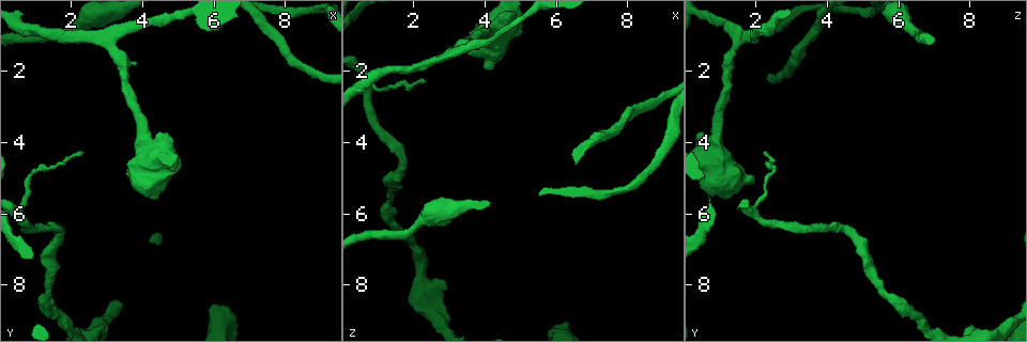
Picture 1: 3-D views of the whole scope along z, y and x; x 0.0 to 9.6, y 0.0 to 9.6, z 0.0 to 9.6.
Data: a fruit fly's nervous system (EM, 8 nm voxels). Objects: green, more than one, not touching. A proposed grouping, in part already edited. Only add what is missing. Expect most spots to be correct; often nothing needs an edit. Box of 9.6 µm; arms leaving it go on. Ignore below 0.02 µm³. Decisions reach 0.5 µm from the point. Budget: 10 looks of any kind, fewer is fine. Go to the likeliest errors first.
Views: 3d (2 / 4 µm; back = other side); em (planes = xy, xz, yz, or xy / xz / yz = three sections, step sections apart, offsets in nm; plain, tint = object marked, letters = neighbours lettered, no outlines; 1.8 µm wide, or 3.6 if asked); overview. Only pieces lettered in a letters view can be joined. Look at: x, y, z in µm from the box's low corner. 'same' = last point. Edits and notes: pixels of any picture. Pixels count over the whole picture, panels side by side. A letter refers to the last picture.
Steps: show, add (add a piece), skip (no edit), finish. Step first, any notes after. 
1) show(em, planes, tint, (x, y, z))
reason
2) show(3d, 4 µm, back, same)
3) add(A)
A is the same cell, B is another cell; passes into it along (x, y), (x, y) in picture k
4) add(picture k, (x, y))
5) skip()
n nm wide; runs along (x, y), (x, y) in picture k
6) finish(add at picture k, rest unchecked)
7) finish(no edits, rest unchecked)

show(3d, 2 µm, (2.35, 4.25, 2.35))
tapers out

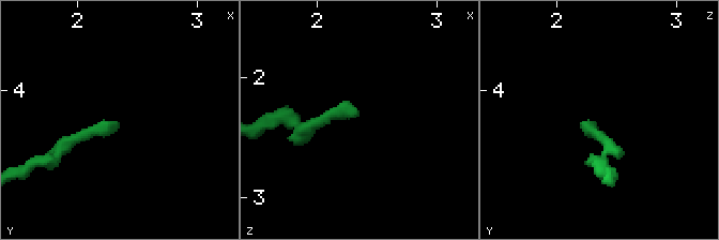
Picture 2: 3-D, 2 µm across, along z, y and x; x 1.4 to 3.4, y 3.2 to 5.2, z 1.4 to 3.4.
show(em, planes, plain, (2.34, 4.28, 2.28))

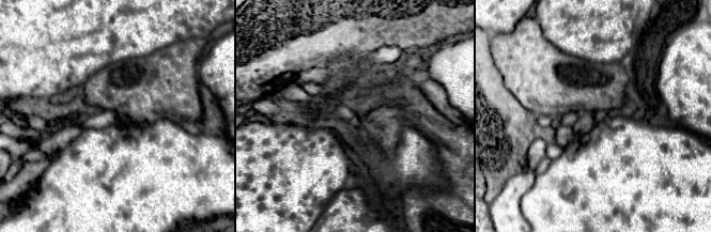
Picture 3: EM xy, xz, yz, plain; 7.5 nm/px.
show(em, planes, letters, same)

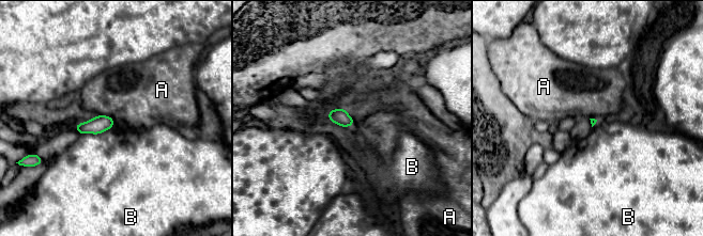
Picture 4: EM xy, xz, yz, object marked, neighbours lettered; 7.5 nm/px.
skip()
B touches over 240 nm; A and B are other cells; border along (97, 114), (104, 114), (113, 120) in picture 4; no lettered piece goes on from it

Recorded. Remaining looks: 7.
show(em, 3.6 µm, planes, letters, (1.30, 8.20, 5.55))
narrows sharply

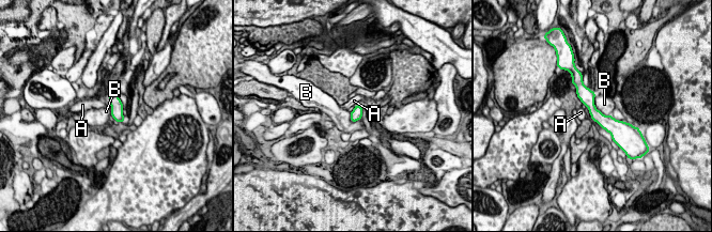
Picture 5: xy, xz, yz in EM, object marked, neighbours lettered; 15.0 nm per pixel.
skip()
A and B are other cells; runs along (578, 86), (592, 110), (616, 132) in picture 5; none of them fits

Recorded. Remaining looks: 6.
show(em, planes, letters, (3.10, 1.15, 1.45))
three arms meet

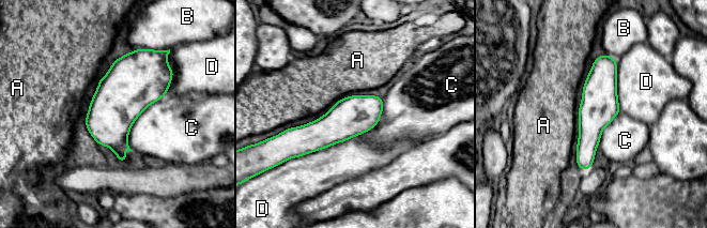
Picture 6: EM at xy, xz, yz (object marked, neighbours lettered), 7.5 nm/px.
skip()
280 nm wide; A, B, C and D are other cells; runs along (606, 58), (583, 166) in picture 6; no lettered piece goes on from it

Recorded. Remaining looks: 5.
show(3d, 4 µm, (4.25, 4.10, 0.85))
sudden change in width

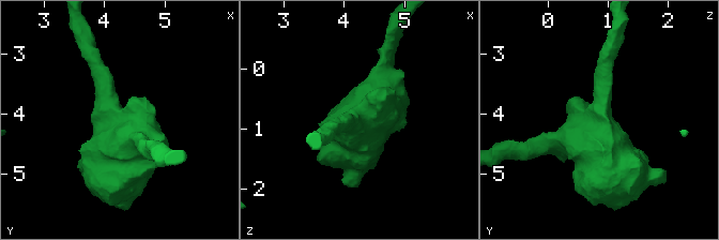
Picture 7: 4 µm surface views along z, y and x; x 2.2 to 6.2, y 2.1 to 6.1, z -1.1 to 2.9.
show(em, 3.6 µm, planes, plain, (4.20, 4.15, 0.90))
shape alone is not enough

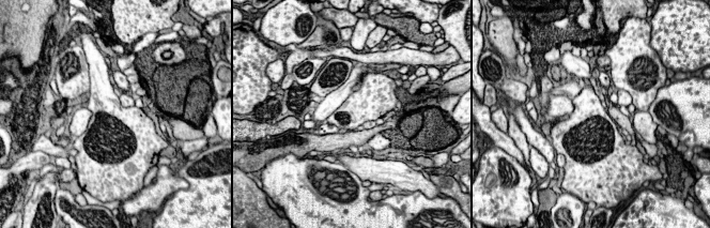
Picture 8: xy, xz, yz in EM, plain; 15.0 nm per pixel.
show(em, 3.6 µm, planes, letters, same)

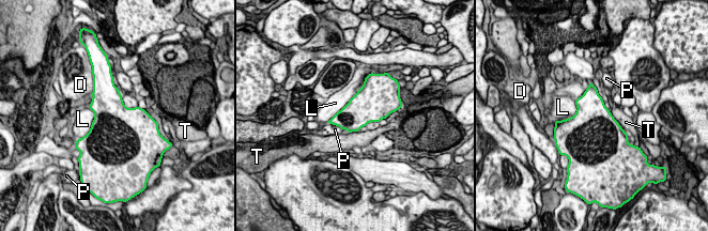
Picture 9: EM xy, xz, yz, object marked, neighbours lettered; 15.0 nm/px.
skip()
D, L, P and T are other cells; border along (365, 79), (357, 92), (326, 122) in picture 9; none of them fits

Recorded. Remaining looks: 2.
finish(no edits, rest unchecked)

